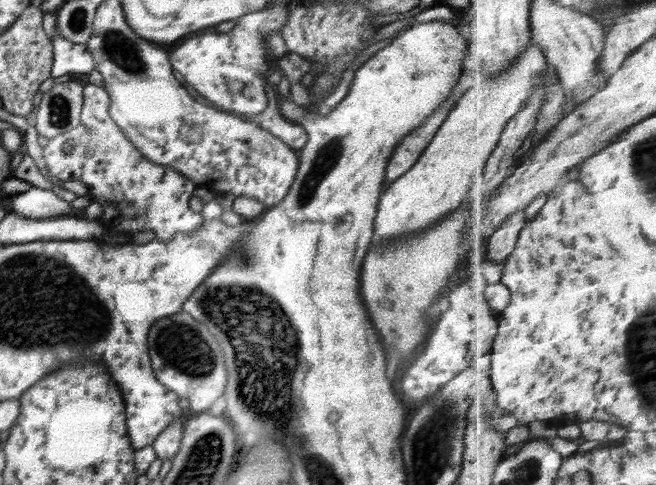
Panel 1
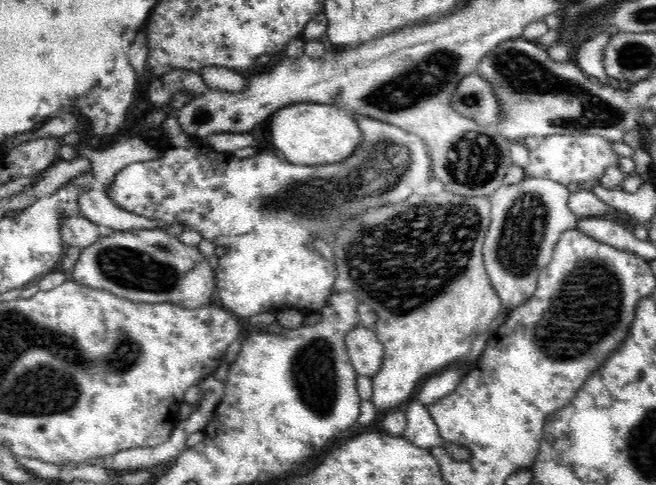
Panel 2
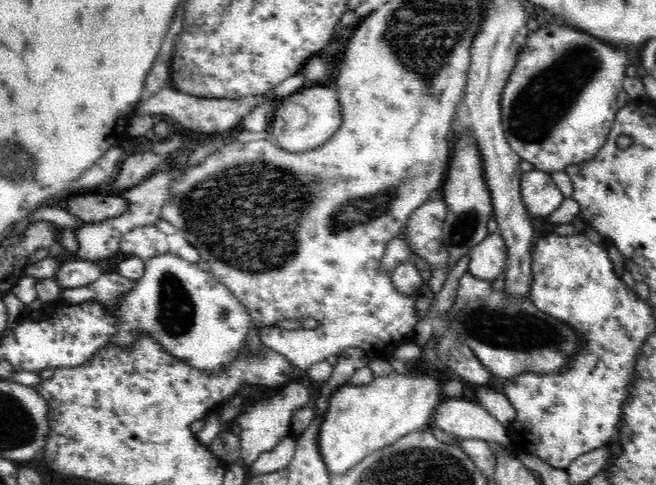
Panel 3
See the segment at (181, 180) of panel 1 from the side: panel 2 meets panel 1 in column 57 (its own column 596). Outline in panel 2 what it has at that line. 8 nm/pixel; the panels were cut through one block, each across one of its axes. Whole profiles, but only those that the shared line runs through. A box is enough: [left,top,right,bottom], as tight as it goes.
[523,134,619,186]

